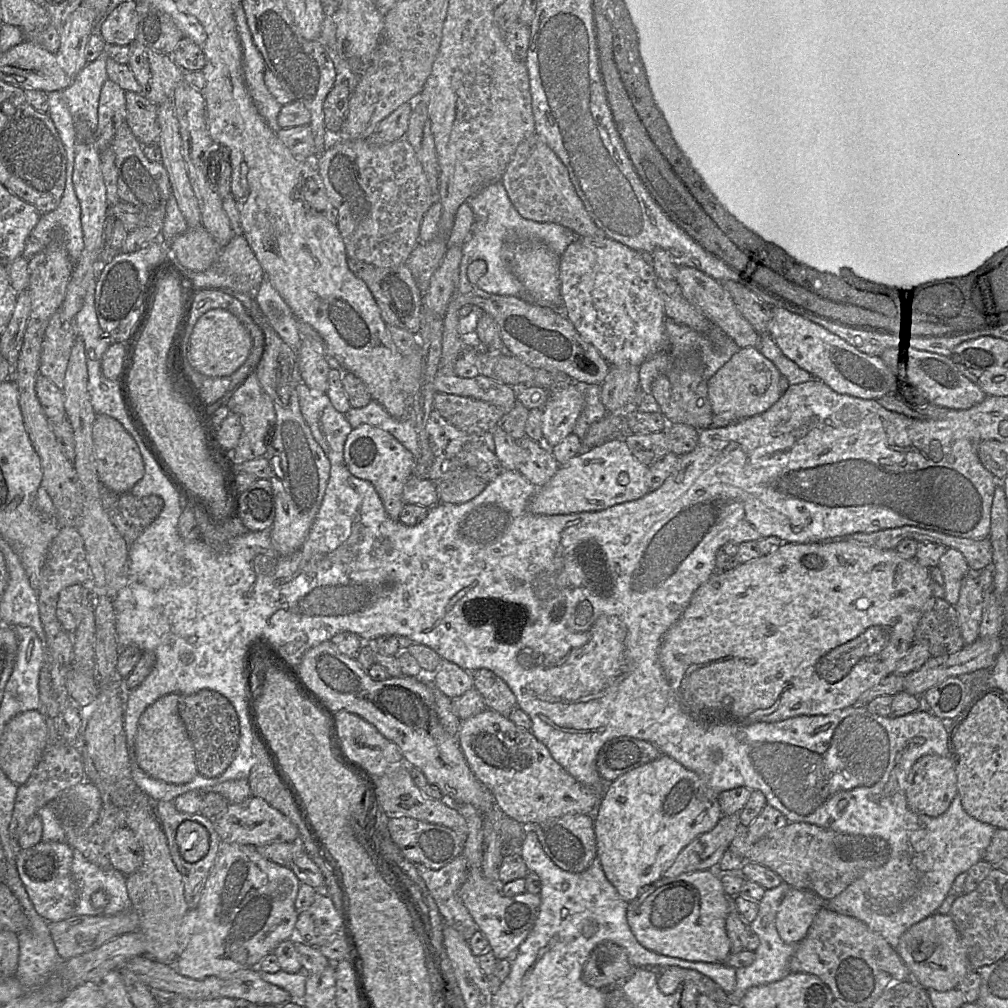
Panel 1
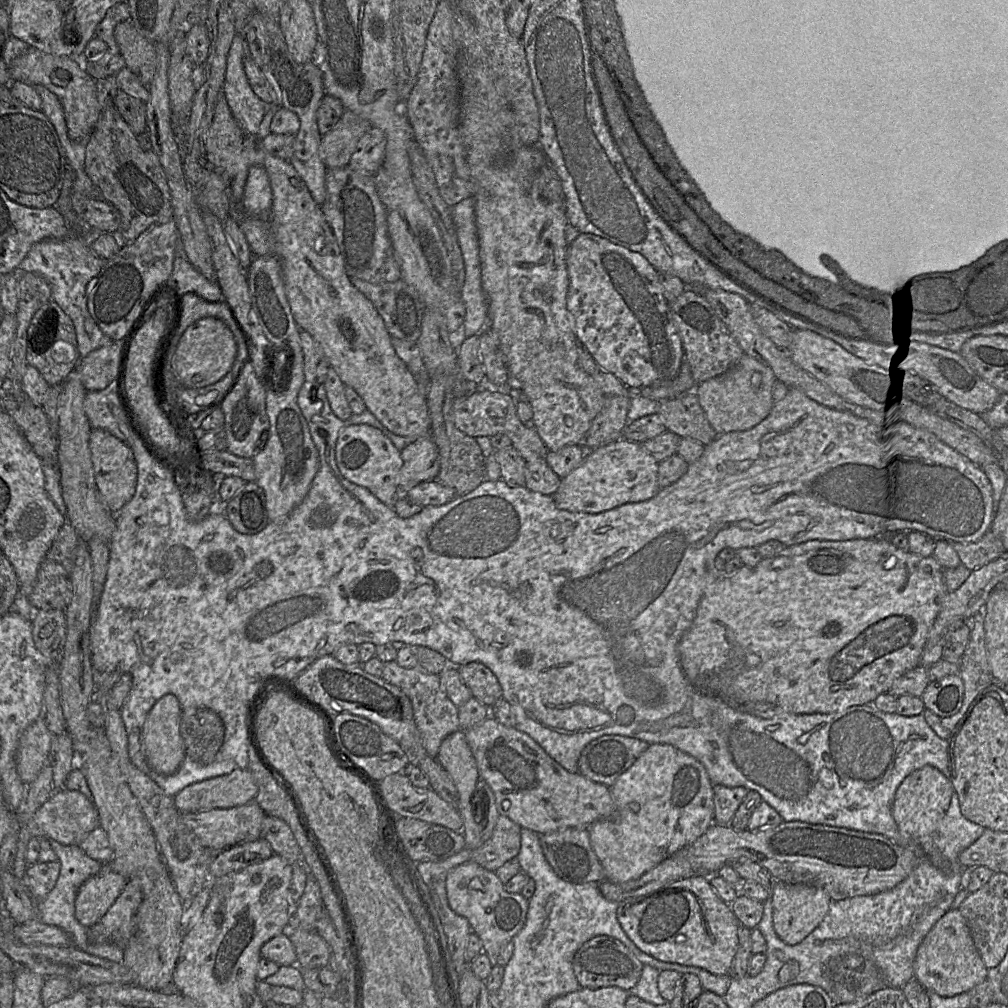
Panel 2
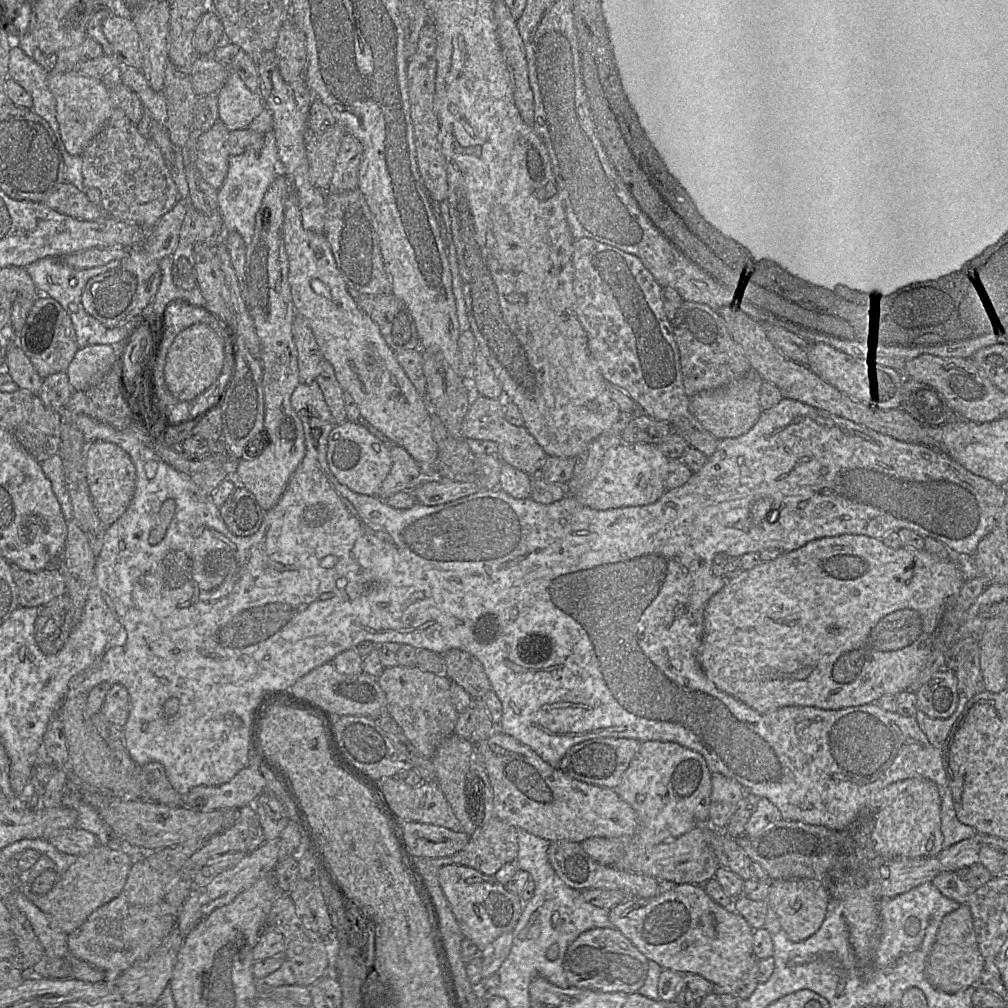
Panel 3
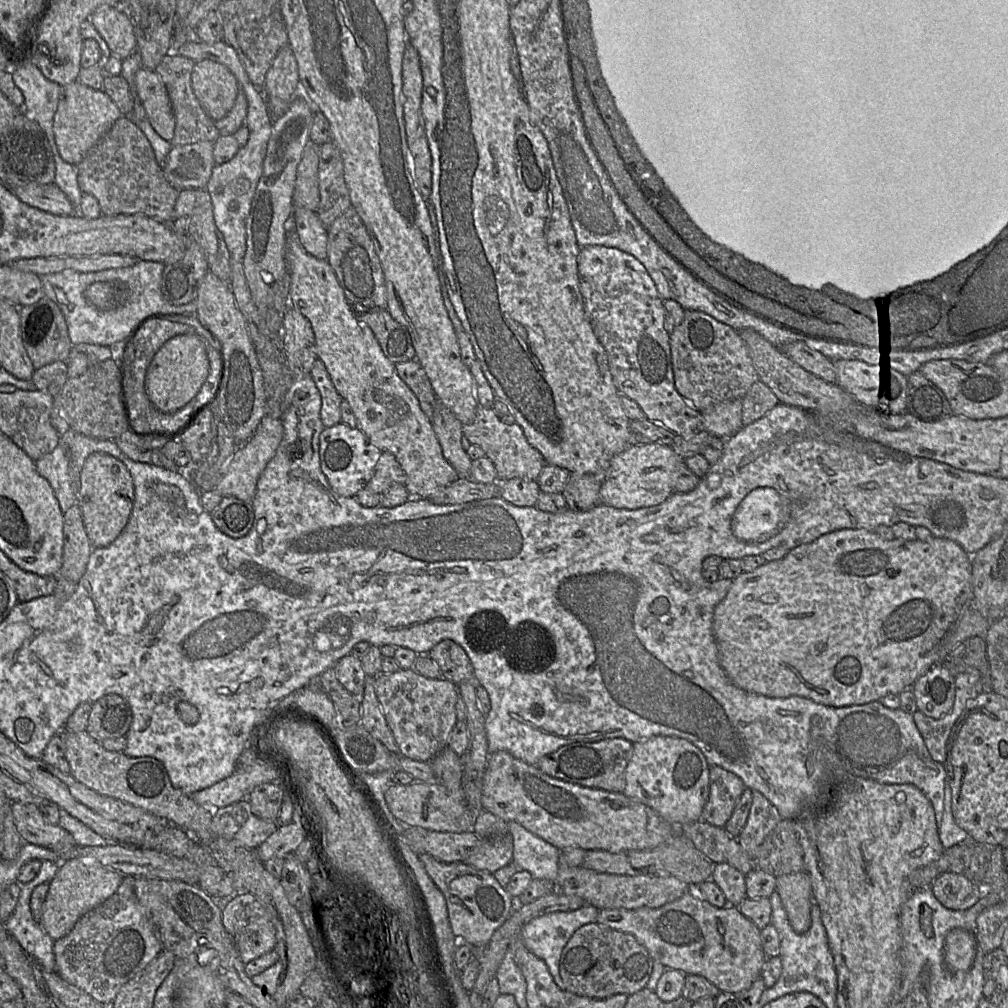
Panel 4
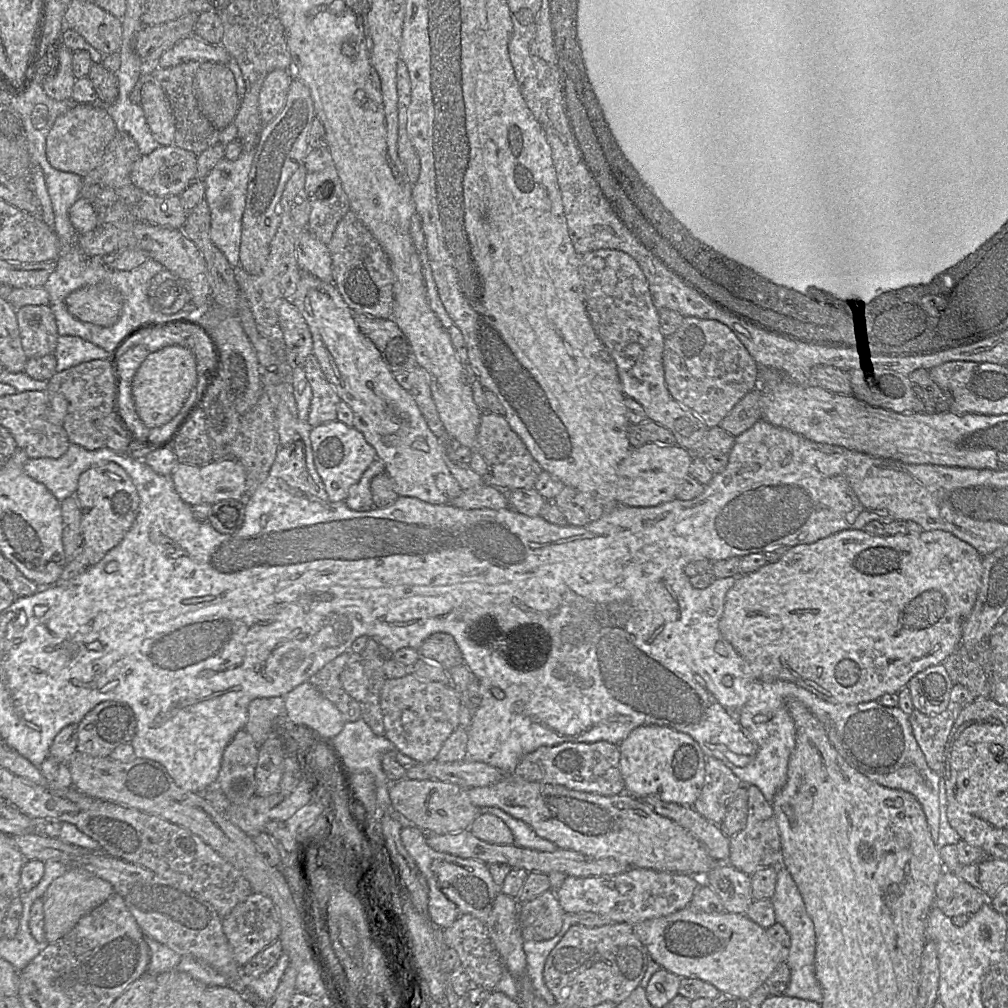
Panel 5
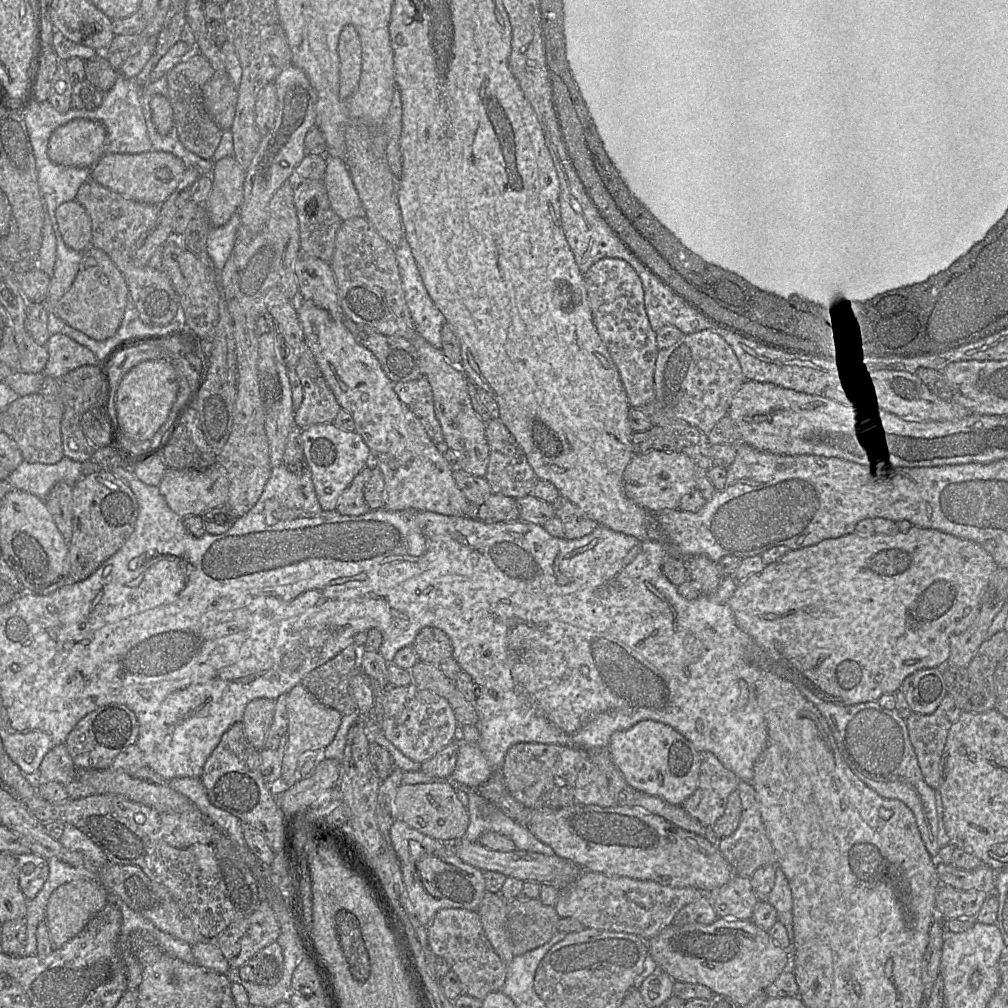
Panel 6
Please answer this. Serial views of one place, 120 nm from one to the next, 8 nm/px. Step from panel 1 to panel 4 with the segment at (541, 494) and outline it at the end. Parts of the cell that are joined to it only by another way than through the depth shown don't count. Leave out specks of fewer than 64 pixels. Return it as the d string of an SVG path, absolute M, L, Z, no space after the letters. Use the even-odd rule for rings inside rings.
M656 443L627 446L610 461L600 488L600 505L639 509L663 503L673 494L674 477L684 460L672 446Z

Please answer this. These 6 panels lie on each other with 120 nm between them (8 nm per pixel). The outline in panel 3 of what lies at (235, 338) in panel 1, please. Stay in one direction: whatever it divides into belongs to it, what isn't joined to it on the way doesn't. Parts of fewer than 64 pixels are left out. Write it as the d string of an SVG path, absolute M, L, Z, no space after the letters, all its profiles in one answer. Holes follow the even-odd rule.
M197 323L180 332L170 346L164 366L165 384L181 401L190 401L210 387L221 374L224 364L224 343L208 325Z

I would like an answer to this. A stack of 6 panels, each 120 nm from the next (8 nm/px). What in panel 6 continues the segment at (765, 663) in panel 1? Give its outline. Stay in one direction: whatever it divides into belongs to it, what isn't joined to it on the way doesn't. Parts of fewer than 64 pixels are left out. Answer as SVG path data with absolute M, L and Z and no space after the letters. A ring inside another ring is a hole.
M912 527L907 532L895 535L851 533L839 538L825 539L802 549L790 550L762 571L739 581L731 598L731 608L741 630L771 659L777 663L786 663L797 672L816 696L838 705L855 705L877 701L883 694L897 692L904 679L920 669L945 666L950 655L951 638L964 632L976 620L982 597L998 567L993 557L980 545L936 529Z

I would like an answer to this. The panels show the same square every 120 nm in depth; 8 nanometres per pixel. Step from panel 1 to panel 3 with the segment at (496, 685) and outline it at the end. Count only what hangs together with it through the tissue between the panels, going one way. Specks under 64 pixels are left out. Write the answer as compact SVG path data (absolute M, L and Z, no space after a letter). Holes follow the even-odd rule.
M453 648L441 656L446 665L445 675L474 700L482 701L484 695L491 691L491 684L482 664L472 654Z

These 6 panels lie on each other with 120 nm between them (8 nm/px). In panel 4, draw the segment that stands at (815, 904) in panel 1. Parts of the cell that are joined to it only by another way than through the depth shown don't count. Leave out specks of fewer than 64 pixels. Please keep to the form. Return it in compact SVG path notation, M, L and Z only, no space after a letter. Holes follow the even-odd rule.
M805 871L777 877L778 892L792 929L803 934L811 926L813 904L811 880Z

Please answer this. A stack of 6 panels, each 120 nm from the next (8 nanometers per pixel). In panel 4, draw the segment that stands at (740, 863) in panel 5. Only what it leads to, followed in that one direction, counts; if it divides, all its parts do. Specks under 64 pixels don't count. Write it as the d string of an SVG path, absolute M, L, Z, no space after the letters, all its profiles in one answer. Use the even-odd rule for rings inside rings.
M752 790L752 804L744 828L737 838L744 851L755 861L757 850L763 843L766 836L782 820L778 810L772 805L765 796L757 790Z

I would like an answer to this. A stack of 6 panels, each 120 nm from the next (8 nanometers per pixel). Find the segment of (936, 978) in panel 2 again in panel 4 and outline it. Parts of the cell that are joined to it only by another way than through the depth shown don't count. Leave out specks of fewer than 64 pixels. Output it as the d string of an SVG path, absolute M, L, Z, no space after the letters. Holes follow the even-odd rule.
M961 928L950 930L944 943L944 962L952 971L967 971L973 965L977 941L975 934Z

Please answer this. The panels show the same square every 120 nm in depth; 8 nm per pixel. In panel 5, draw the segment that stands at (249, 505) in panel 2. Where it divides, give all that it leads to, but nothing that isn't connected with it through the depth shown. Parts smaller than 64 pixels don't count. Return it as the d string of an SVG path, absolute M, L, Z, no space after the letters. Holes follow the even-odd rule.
M227 499L212 505L208 521L220 533L233 534L243 525L246 500Z

